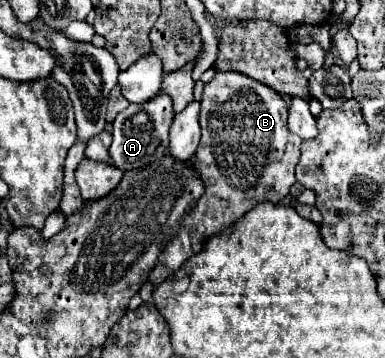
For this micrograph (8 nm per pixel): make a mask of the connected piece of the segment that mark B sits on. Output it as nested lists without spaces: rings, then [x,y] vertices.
[[[218,72],[214,80],[204,86],[200,104],[202,104],[200,108],[202,140],[196,154],[190,158],[190,162],[196,168],[196,174],[200,176],[200,180],[204,182],[206,192],[202,194],[200,202],[184,216],[180,230],[166,242],[156,266],[148,276],[154,286],[158,286],[158,282],[164,282],[164,278],[172,278],[172,274],[176,274],[176,270],[180,270],[180,266],[192,254],[204,248],[206,238],[222,234],[246,212],[250,212],[258,202],[278,204],[290,192],[290,186],[296,182],[294,168],[300,158],[302,138],[296,138],[296,134],[288,130],[288,124],[286,124],[288,104],[276,90],[238,72]]]

